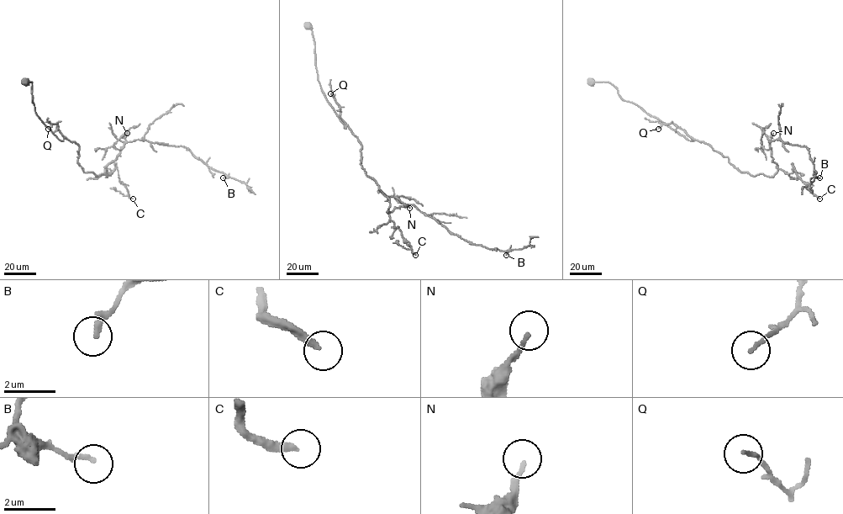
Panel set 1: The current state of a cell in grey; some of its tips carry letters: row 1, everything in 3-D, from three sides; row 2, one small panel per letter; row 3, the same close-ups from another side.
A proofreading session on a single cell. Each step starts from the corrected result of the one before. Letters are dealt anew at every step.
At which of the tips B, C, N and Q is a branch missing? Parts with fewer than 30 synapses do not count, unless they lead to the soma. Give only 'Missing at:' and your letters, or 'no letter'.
Missing at: C

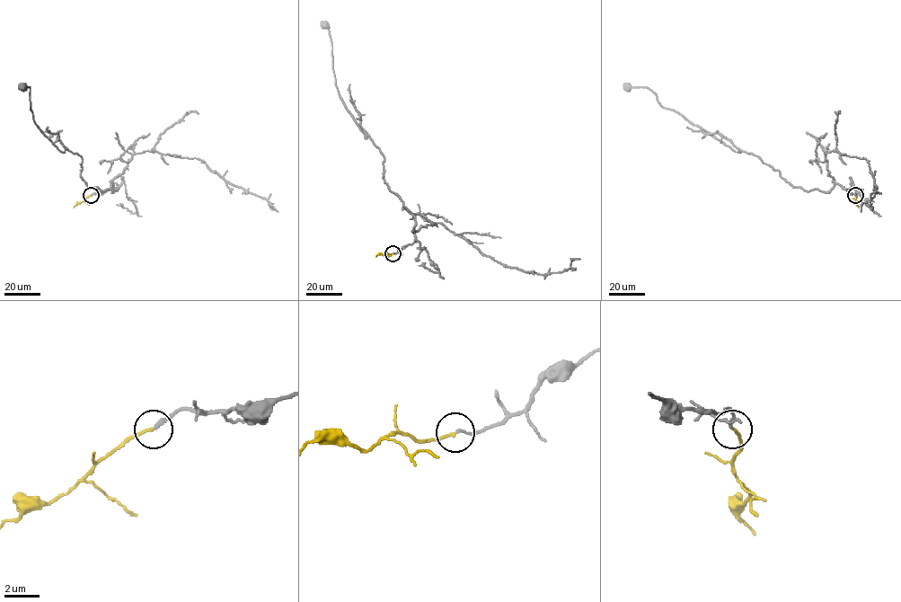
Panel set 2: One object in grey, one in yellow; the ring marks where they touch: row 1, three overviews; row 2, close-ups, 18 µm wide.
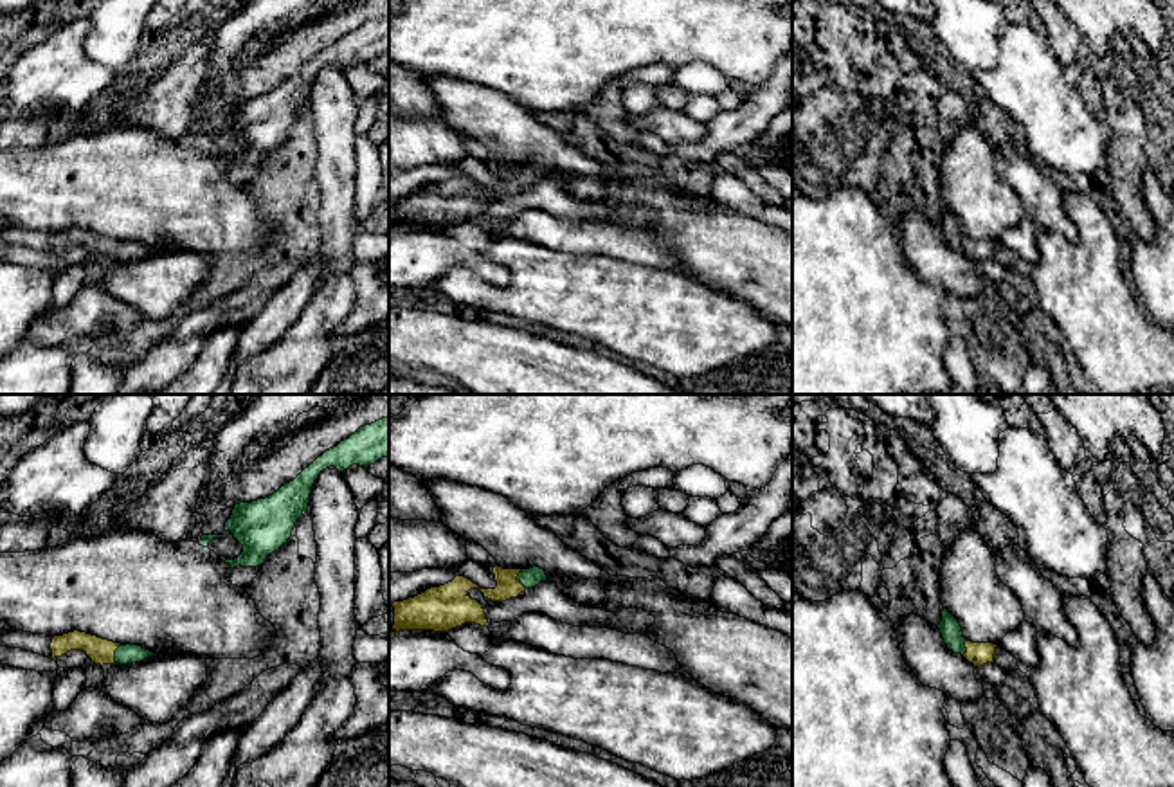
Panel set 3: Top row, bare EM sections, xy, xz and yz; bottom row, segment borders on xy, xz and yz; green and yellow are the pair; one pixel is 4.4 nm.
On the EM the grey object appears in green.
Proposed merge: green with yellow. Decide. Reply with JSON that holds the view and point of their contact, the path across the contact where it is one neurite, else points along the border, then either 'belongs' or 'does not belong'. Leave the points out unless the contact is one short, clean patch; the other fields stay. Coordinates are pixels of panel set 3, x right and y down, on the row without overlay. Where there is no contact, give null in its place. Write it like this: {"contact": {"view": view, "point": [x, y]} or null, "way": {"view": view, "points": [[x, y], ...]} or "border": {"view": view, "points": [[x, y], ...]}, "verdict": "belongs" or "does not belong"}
{"contact": {"view": "xz", "point": [517, 175]}, "way": {"view": "xz", "points": [[532, 173], [517, 175], [508, 182]]}, "verdict": "belongs"}

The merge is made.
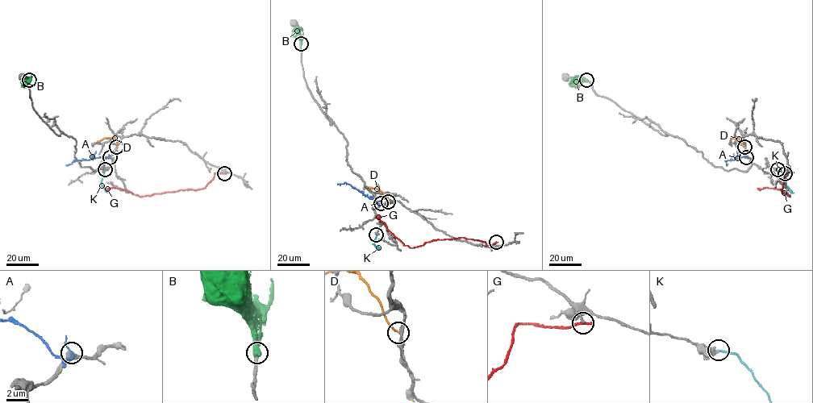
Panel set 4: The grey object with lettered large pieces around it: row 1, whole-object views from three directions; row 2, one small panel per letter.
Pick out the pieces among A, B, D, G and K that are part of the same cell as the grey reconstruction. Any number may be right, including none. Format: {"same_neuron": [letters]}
{"same_neuron": ["K"]}

